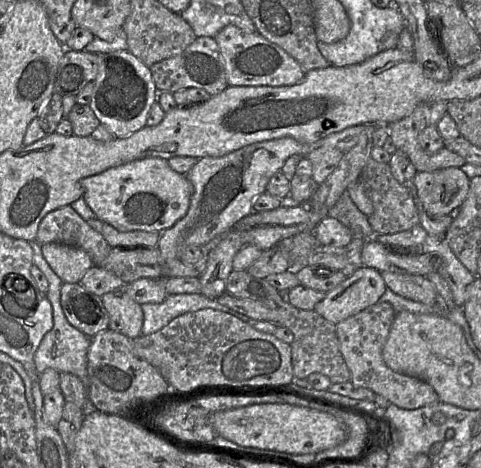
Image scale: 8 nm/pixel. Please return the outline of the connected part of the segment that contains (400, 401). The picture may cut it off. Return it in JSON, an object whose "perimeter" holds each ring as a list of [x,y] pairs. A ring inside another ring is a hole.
{"perimeter":[[[377,301],[360,312],[336,324],[339,349],[351,373],[350,382],[357,387],[372,390],[399,408],[414,410],[440,401],[428,383],[390,369],[383,359],[383,348],[396,316],[389,302]]]}

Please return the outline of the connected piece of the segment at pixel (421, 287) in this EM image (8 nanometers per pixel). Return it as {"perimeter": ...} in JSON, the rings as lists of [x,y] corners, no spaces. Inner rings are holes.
{"perimeter":[[[381,272],[386,286],[394,293],[426,305],[434,305],[436,291],[433,283],[423,275]]]}

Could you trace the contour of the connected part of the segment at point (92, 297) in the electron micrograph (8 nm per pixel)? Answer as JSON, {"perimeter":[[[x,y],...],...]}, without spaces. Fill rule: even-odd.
{"perimeter":[[[63,283],[60,302],[68,322],[89,337],[109,328],[109,314],[105,309],[102,297],[88,291],[80,283]]]}

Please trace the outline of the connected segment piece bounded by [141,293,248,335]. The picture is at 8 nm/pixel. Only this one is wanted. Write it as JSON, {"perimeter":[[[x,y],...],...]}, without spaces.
{"perimeter":[[[201,293],[171,294],[162,303],[147,303],[141,306],[144,315],[141,335],[159,331],[182,314],[207,308],[225,312],[248,323],[246,315],[220,304],[216,299],[209,299]]]}

